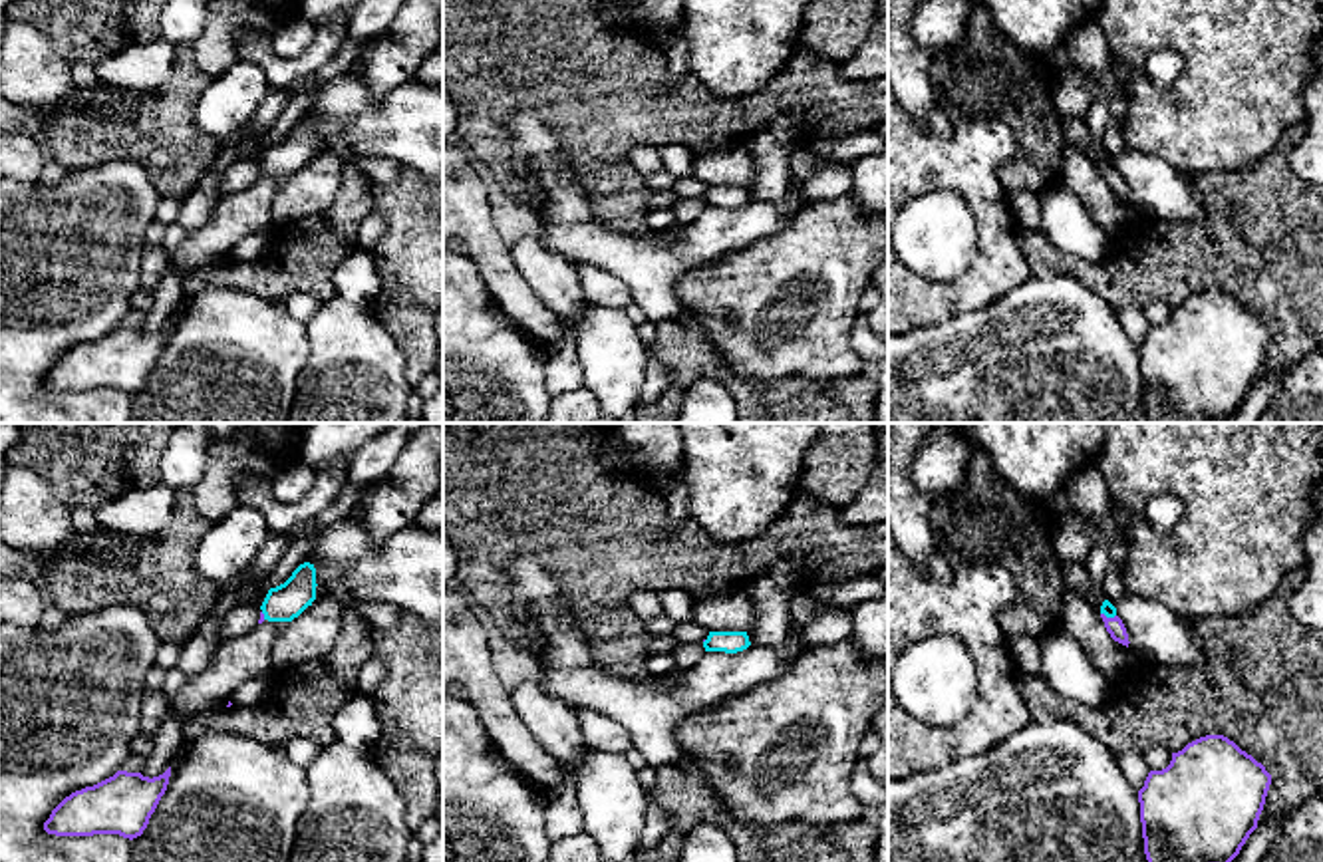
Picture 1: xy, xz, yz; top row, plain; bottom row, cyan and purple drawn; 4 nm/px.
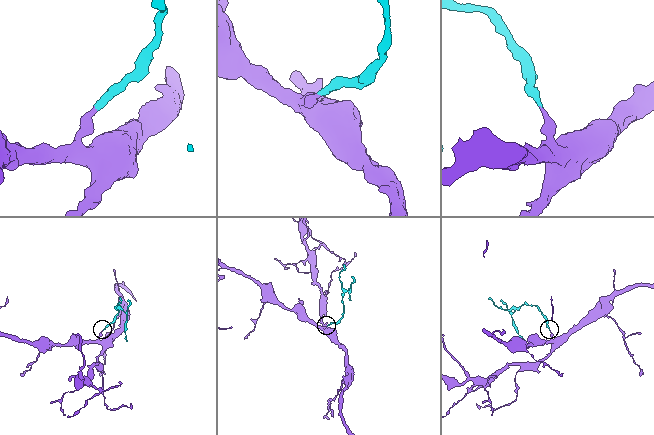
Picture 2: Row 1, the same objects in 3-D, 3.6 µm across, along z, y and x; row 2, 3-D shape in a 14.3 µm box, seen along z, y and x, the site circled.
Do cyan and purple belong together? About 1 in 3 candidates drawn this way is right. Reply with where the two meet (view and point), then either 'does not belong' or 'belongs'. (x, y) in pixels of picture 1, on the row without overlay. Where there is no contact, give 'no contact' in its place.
yz (1109, 171) | belongs

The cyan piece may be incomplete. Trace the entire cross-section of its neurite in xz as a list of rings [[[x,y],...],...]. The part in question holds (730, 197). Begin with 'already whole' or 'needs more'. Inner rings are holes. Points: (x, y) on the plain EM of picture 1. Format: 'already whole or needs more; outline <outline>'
already whole; outline [[[709,187],[705,207],[737,209],[751,201],[747,187]]]

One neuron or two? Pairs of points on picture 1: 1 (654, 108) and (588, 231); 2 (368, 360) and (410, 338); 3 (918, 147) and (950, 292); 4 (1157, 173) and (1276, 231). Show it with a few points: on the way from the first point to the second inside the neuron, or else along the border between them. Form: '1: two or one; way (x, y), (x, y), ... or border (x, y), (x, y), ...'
1: two; border (575, 175), (600, 223), (640, 235)
2: two; border (370, 306), (402, 354), (406, 382), (412, 388)
3: one; way (960, 177), (990, 207), (990, 261)
4: two; border (1206, 207), (1198, 221), (1159, 221), (1153, 217)

